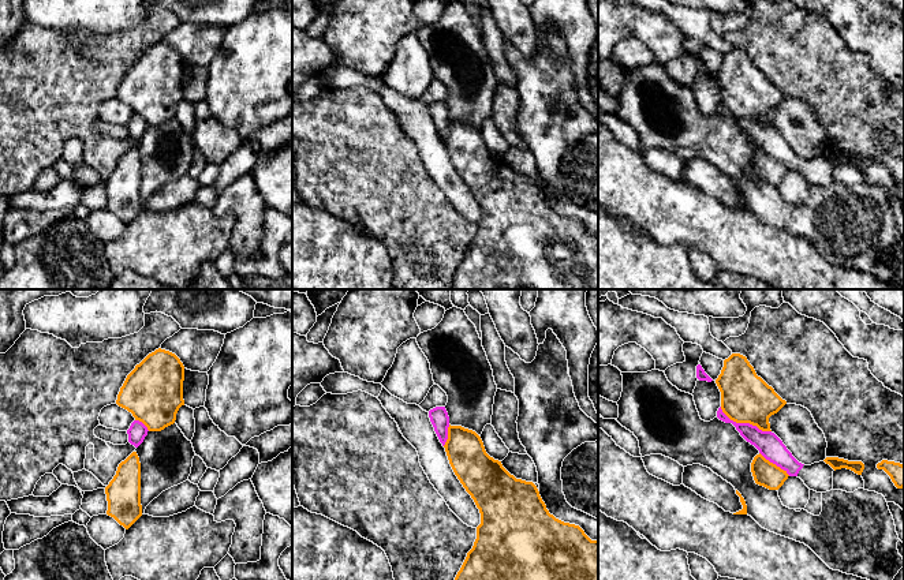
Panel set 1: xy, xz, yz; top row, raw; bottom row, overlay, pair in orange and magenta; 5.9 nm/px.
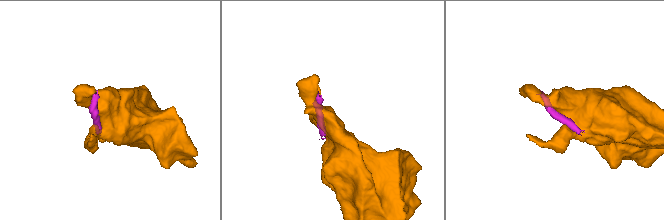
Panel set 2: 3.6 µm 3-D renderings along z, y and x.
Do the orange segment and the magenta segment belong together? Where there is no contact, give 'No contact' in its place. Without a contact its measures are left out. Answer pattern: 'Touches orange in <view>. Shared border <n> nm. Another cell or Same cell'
Touches orange in yz. Shared border 340 nm. Another cell

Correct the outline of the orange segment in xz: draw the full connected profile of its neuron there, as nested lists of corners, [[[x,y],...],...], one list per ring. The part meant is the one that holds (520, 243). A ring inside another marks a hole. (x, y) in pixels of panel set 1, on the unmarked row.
[[[449,119],[444,142],[481,207],[474,240],[453,274],[453,289],[598,289],[598,235],[550,209],[537,180],[516,173],[490,151],[475,126]]]

